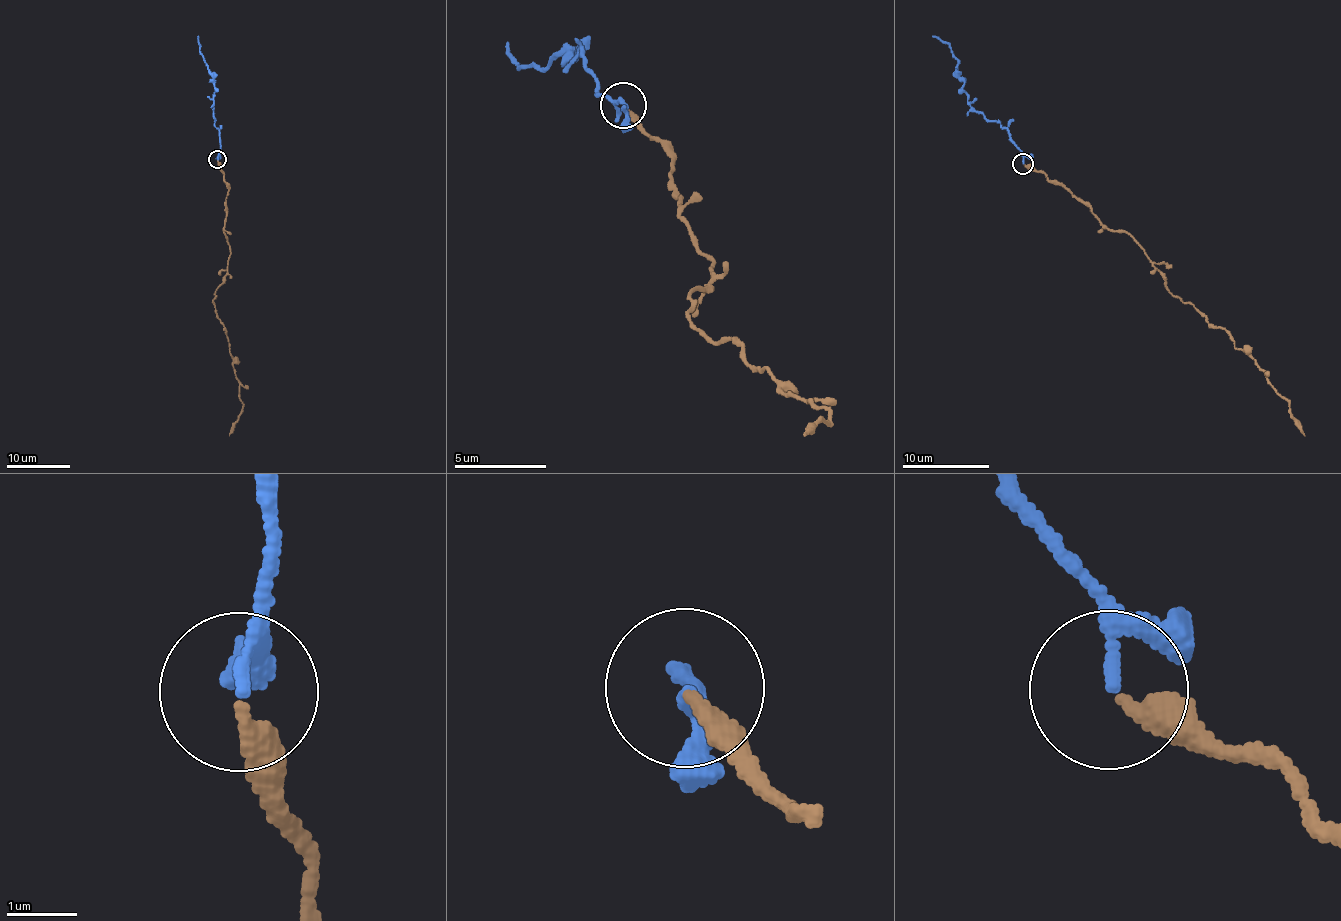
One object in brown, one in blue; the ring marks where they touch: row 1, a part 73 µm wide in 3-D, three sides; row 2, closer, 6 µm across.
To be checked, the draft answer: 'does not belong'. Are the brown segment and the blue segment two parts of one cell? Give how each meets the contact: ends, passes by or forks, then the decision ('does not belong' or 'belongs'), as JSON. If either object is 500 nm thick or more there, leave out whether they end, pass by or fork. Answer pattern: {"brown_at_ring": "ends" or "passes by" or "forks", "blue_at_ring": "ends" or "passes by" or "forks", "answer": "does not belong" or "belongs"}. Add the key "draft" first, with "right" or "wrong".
{"draft": "wrong", "brown_at_ring": "ends", "blue_at_ring": "passes by", "answer": "belongs"}

